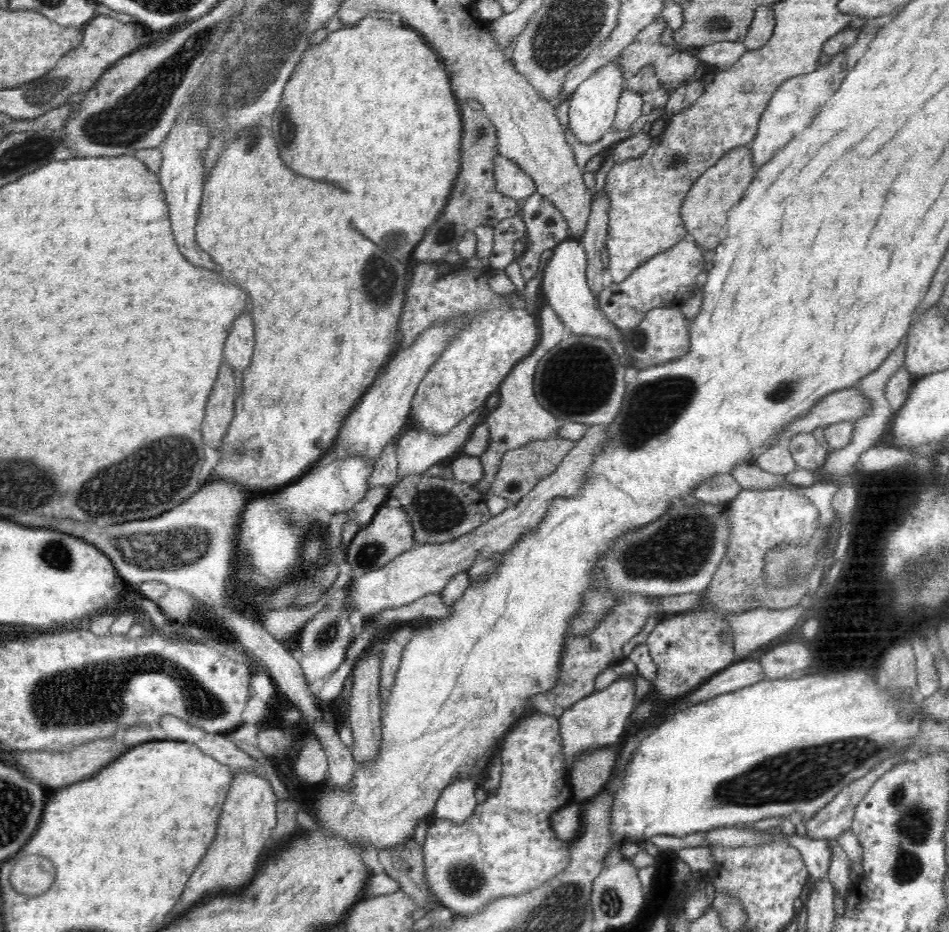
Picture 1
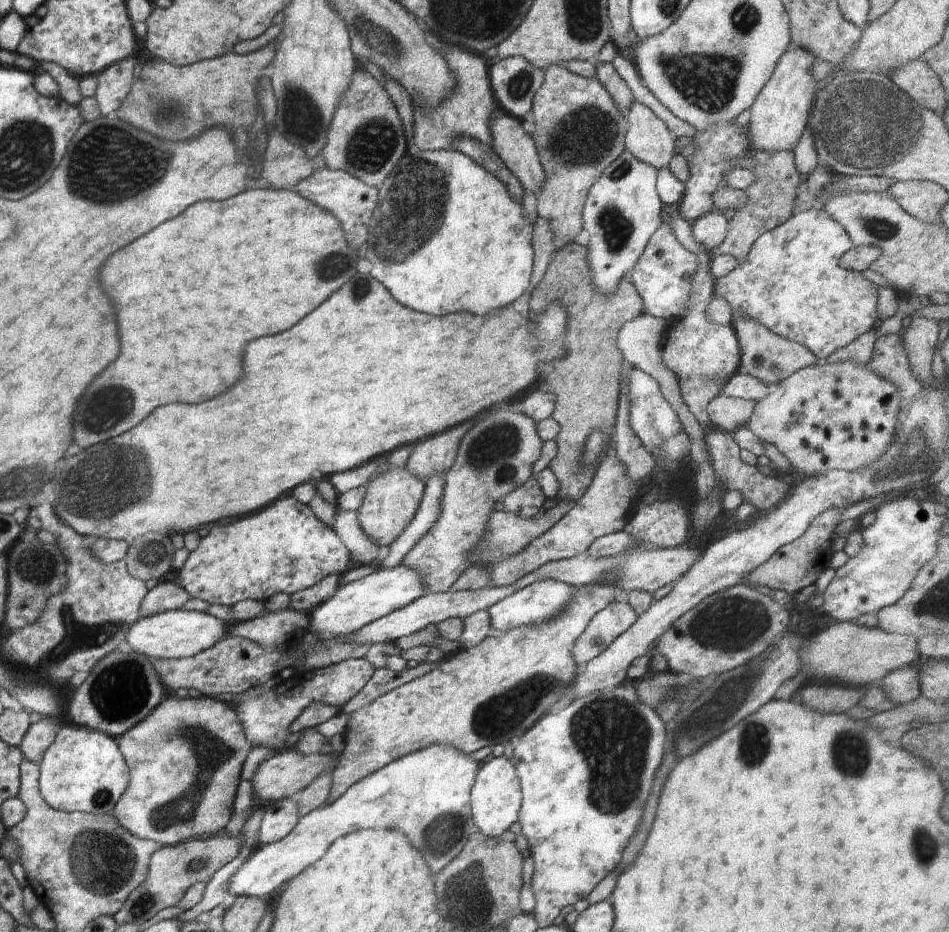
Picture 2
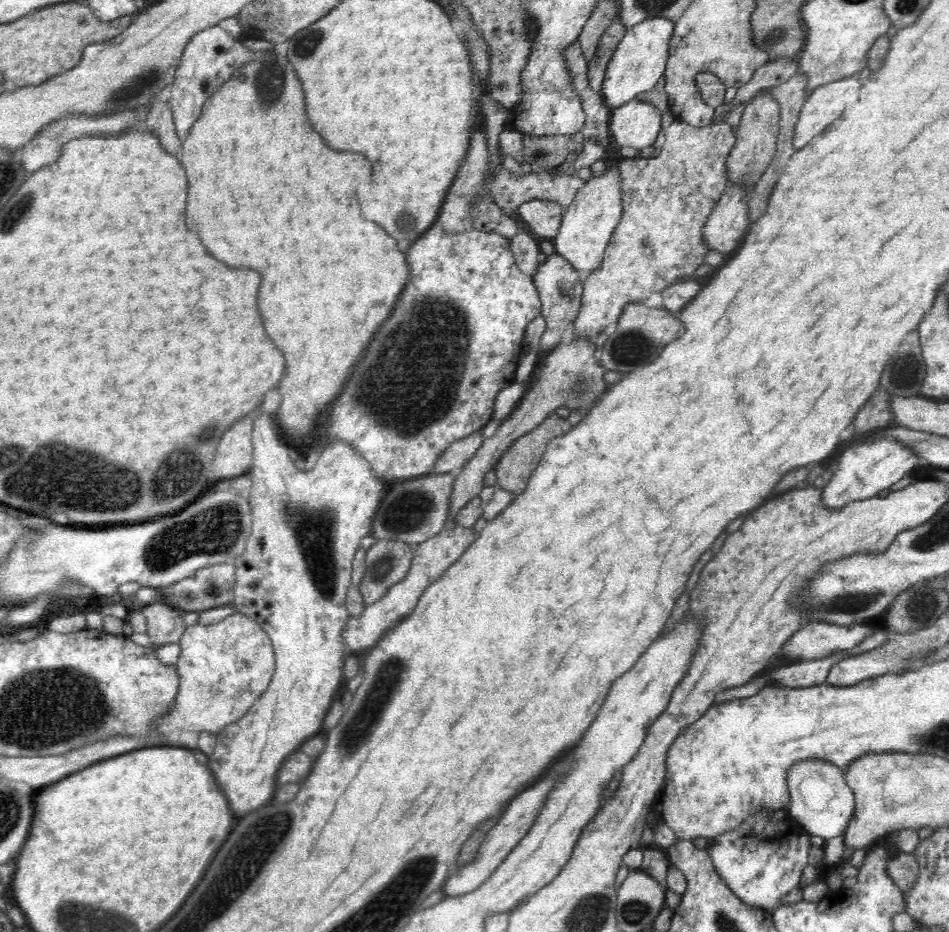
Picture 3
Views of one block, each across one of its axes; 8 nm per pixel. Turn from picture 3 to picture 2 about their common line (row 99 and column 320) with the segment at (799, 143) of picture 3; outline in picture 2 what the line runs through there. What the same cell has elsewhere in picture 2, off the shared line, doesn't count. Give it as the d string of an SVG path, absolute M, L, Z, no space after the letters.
M430 744L422 750L406 754L398 760L392 760L384 768L358 780L334 802L327 802L322 808L316 808L301 817L294 830L284 836L282 840L257 846L248 856L248 860L238 868L238 872L232 876L228 892L231 897L250 896L250 898L268 901L272 892L276 892L284 882L290 882L306 866L310 866L318 858L322 858L334 840L342 838L350 832L356 832L360 828L400 830L402 834L408 836L408 840L414 844L414 848L422 848L420 854L424 856L430 872L438 874L442 868L446 868L460 854L468 842L469 836L479 832L471 813L471 790L480 765L468 754L452 748L450 744Z

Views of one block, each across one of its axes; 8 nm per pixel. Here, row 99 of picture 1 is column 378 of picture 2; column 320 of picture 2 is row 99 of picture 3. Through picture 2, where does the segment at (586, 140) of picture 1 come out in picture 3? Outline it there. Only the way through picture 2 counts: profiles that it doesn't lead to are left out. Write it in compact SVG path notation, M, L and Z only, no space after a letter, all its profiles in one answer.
M650 18L626 31L614 56L607 64L604 84L600 91L608 107L615 109L631 100L638 99L641 93L656 87L658 80L664 77L674 24L675 21L672 20Z

